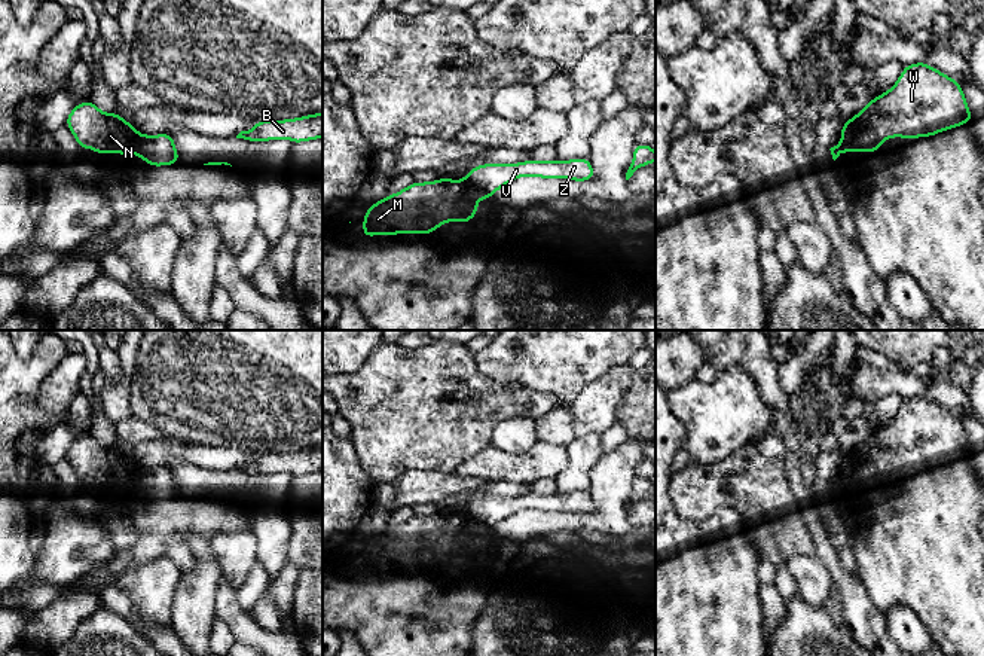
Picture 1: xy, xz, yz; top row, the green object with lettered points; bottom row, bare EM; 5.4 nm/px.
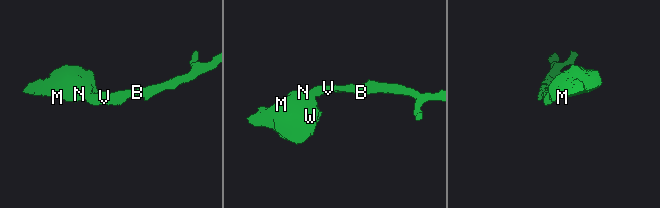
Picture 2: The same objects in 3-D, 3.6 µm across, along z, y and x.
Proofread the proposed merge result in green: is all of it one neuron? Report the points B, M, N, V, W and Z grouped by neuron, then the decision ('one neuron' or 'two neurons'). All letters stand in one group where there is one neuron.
B V Z / M N W; two neurons

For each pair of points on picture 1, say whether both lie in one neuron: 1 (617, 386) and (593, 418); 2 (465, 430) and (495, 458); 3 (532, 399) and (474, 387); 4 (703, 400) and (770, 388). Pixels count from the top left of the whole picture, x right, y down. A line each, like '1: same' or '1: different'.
1: same
2: different
3: same
4: different

